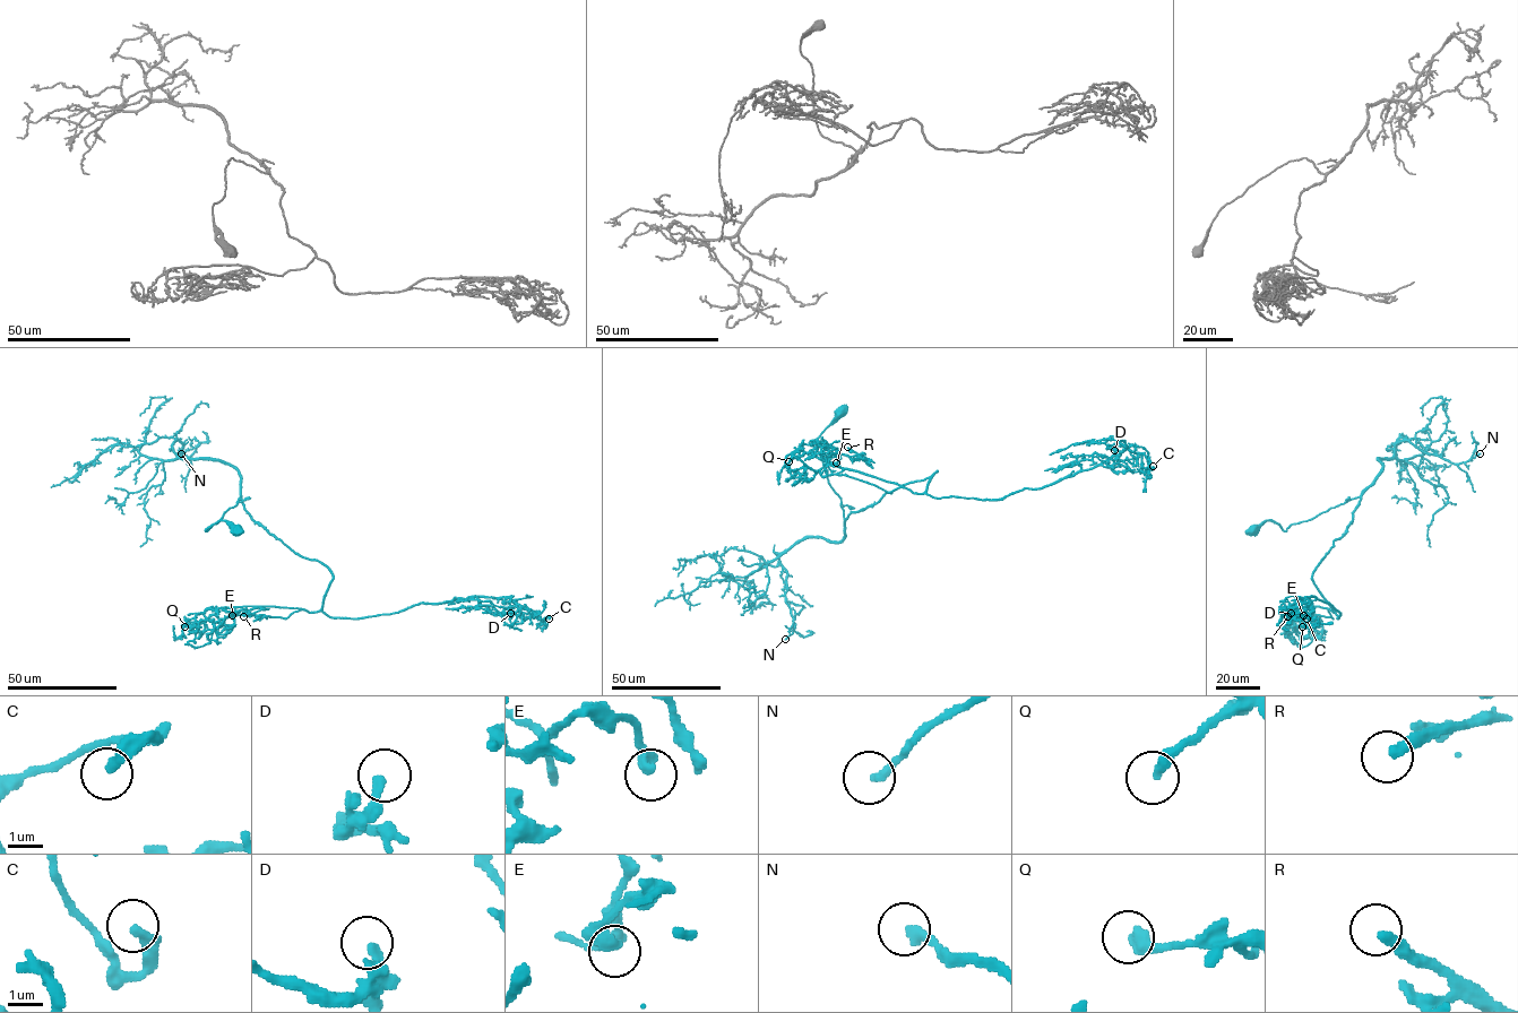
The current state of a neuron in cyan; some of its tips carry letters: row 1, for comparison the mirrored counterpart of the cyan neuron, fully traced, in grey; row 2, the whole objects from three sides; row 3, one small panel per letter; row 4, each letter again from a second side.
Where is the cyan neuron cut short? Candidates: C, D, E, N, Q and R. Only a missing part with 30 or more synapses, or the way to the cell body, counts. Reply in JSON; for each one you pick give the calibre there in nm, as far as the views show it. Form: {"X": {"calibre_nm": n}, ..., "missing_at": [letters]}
{"missing_at": []}

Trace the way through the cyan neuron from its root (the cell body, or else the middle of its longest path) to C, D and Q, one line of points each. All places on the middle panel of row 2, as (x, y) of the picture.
C: (839, 412), (809, 443), (845, 519), (936, 472), (926, 488), (932, 496), (998, 500), (1126, 449), (1153, 466)
D: (839, 412), (809, 443), (845, 519), (936, 472), (932, 496), (998, 500), (1114, 450)
Q: (839, 412), (809, 443), (845, 519), (937, 472), (926, 490), (913, 493), (800, 447), (788, 461)

